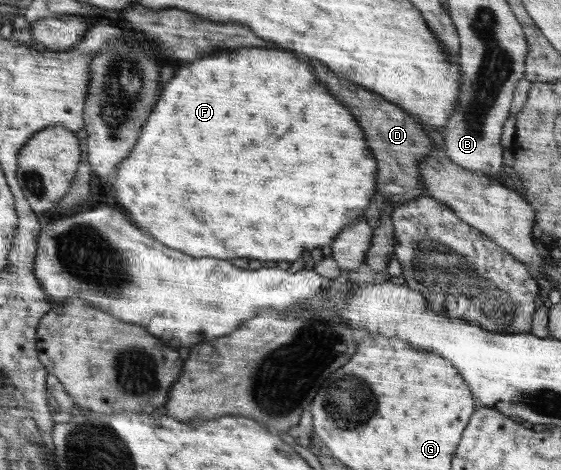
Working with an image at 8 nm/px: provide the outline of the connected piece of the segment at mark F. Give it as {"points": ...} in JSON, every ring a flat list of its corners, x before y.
{"points":[[236,48,218,56,208,56,196,60,176,72,176,76,166,84,158,104,152,110,152,118,142,126,140,140,130,156,119,164,120,172,112,182,112,196,118,206,124,204,124,214,144,232,152,234,162,244,186,252,195,257,212,257,230,260,231,258,254,258,254,260,286,260,294,262,298,257,318,247,331,244,335,236,364,217,364,208,372,202,376,193,377,162,366,148,363,130,350,114,314,76,315,72,308,62,296,58,290,52,278,48]]}

